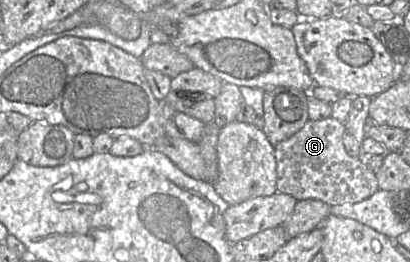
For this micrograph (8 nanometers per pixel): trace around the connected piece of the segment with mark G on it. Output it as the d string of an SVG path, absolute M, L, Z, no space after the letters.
M329 117L309 120L288 139L274 146L276 159L276 189L296 200L317 199L328 205L358 203L379 190L376 173L345 150L346 127Z

